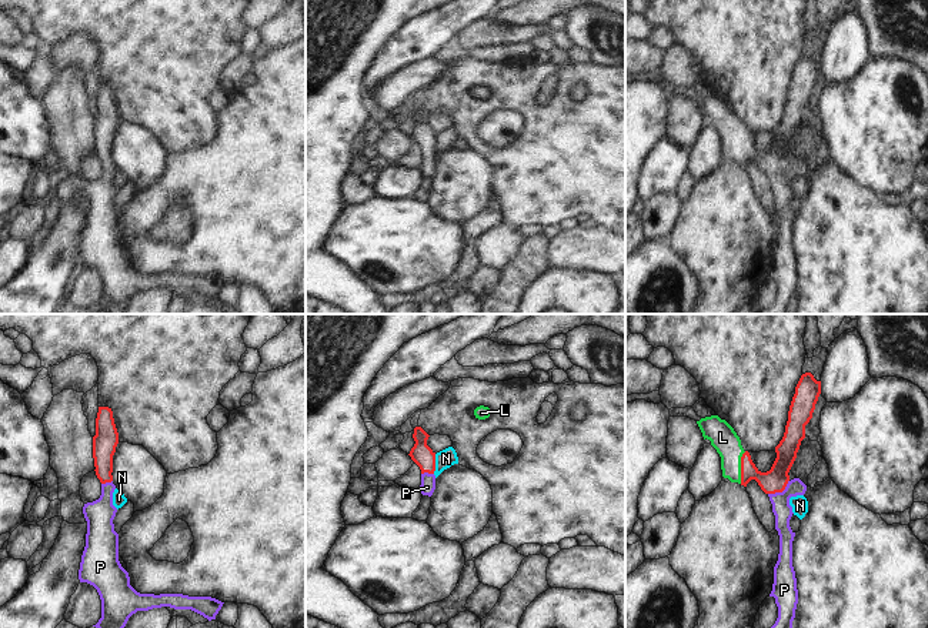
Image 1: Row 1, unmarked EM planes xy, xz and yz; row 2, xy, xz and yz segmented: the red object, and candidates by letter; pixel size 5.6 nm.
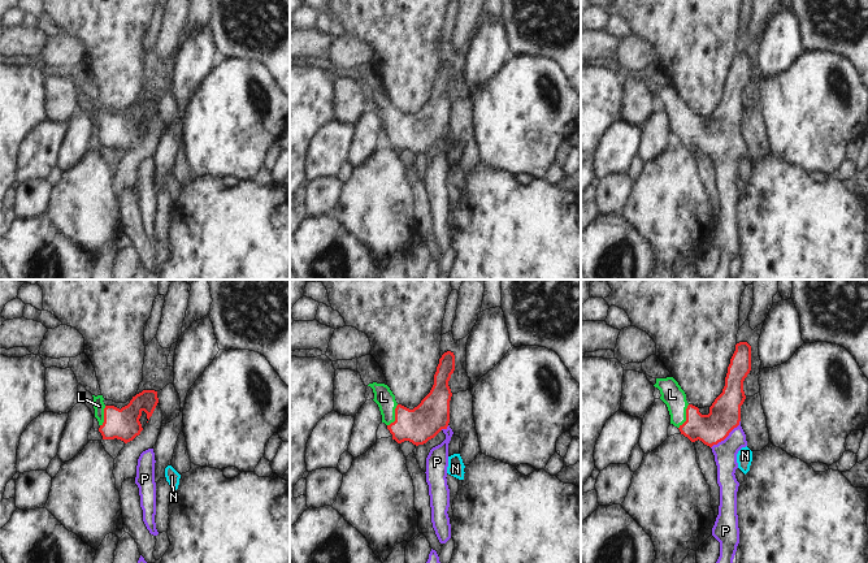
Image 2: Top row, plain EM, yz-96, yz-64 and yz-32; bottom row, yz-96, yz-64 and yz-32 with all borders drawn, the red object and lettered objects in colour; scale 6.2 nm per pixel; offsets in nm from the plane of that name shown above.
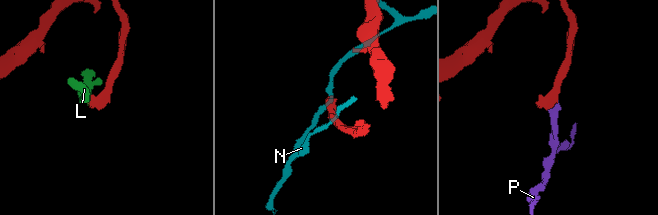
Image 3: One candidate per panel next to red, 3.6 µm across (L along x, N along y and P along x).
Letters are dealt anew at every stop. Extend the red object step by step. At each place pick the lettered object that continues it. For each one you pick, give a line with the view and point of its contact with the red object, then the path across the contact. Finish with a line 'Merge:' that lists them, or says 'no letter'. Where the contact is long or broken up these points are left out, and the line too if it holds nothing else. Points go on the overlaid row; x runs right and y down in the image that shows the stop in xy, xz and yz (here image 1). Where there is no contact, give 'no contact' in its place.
L: meets red in yz at (741, 467); runs through yz (775, 480), (764, 480), (741, 467), (734, 460), (723, 437)
P: meets red in yz at (780, 491); runs through yz (775, 480), (780, 491), (781, 508)
Merge: L, P

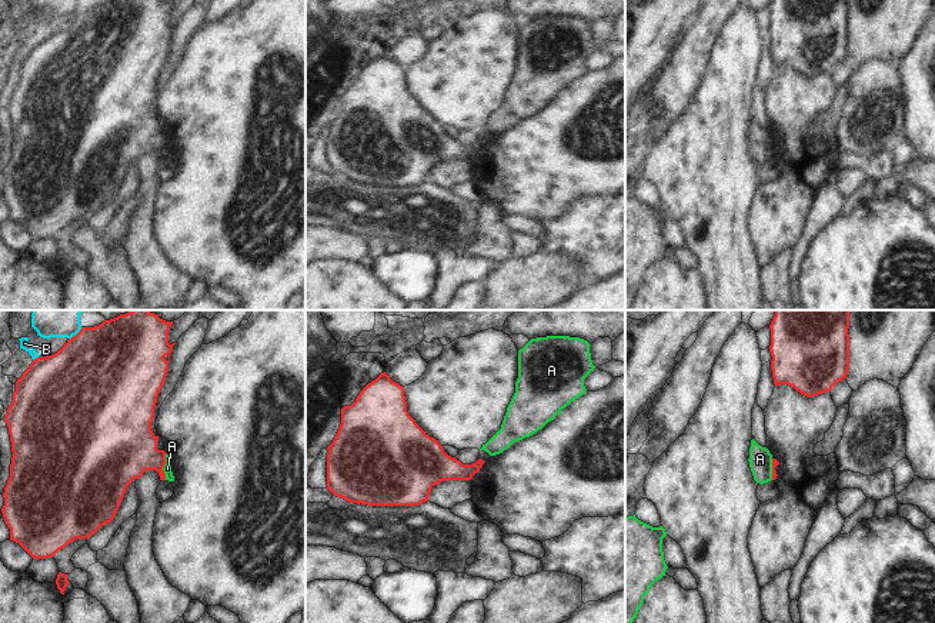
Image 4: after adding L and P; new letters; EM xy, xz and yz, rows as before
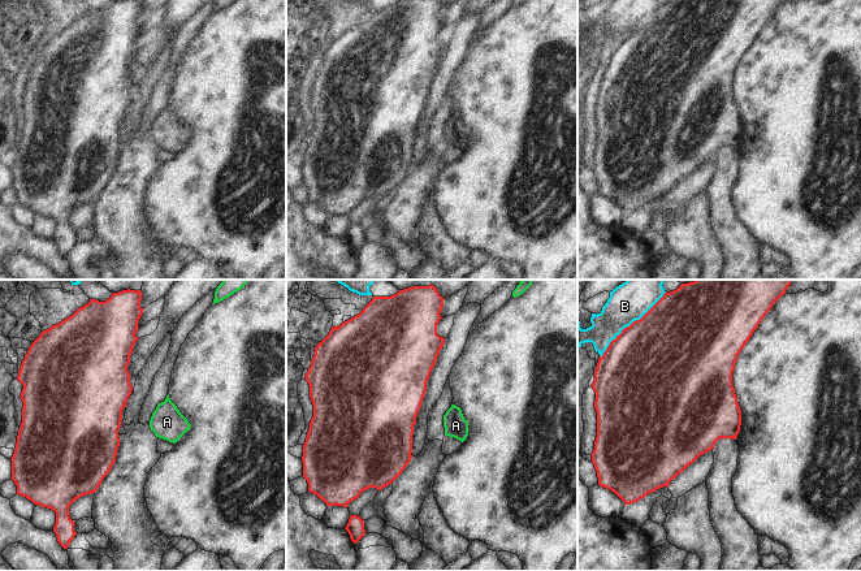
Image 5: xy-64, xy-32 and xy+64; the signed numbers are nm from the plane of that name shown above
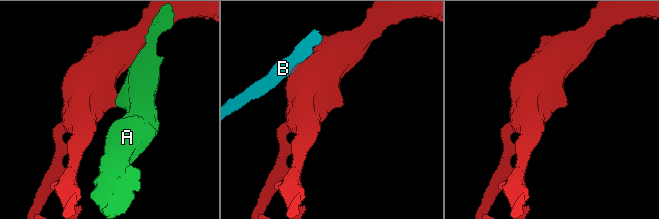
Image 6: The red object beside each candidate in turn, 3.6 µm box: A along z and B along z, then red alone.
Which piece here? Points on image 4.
Merge: no letter

